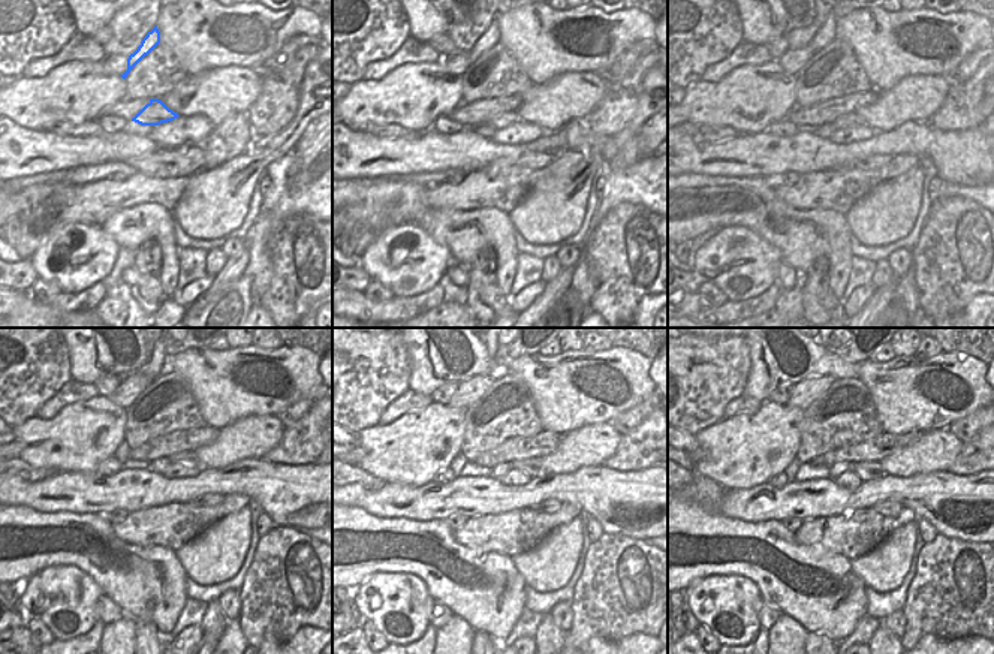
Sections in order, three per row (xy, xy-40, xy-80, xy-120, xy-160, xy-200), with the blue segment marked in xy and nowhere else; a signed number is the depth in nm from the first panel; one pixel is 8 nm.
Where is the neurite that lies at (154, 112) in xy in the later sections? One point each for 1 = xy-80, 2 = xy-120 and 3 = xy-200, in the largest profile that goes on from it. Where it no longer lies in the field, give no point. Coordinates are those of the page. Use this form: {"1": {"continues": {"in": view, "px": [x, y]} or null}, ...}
{"1": {"continues": {"in": "xy-80", "px": [848, 120]}}, "2": {"continues": {"in": "xy-120", "px": [189, 460]}}, "3": {"continues": {"in": "xy-200", "px": [867, 470]}}}

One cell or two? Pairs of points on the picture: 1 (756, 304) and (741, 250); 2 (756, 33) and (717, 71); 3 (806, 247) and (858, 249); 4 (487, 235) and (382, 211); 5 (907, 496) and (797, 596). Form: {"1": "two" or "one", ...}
{"1": "two", "2": "two", "3": "two", "4": "one", "5": "two"}

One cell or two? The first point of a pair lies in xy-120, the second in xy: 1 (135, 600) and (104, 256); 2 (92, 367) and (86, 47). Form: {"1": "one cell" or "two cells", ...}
{"1": "two cells", "2": "two cells"}

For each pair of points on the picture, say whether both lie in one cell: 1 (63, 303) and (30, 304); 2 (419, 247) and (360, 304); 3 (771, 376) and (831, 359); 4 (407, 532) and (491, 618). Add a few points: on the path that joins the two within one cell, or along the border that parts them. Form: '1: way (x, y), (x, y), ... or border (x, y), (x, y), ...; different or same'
1: border (47, 303), (66, 312); different
2: border (428, 289), (415, 295), (394, 297); different
3: way (786, 376), (798, 376), (816, 361); same
4: way (437, 535), (467, 561), (467, 575), (481, 588); same

